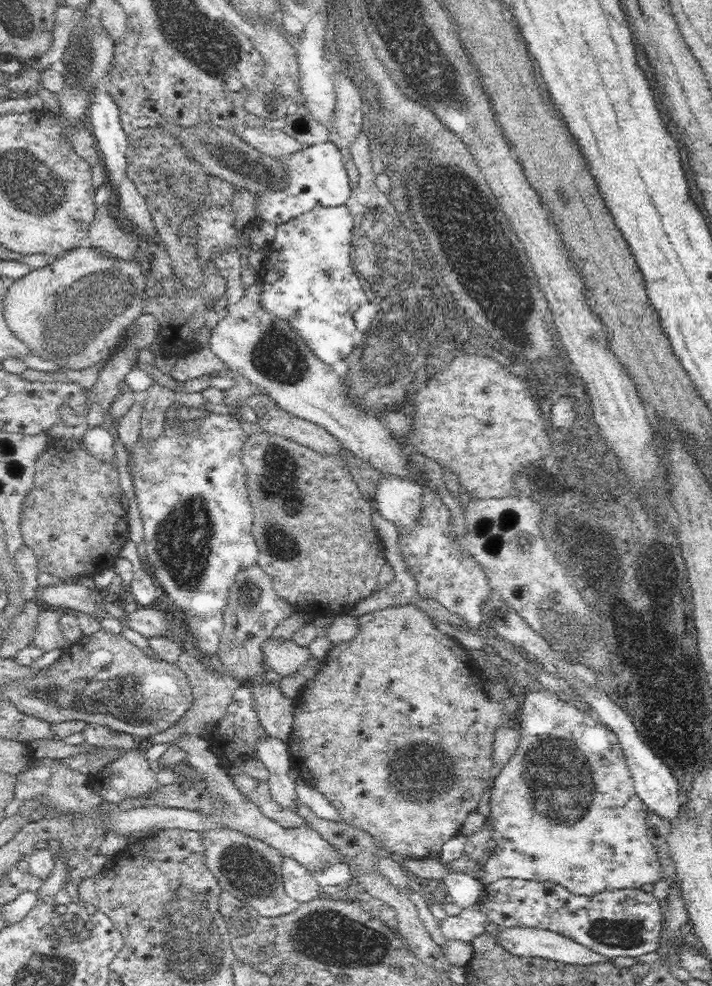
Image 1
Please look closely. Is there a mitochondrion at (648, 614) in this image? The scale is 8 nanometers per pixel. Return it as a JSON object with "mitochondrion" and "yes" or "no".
{"mitochondrion":"no"}

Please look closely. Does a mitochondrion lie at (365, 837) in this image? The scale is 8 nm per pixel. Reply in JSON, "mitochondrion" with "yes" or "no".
{"mitochondrion":"no"}

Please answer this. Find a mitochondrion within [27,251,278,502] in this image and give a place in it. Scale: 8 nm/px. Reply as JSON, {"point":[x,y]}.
{"point":[82,311]}

